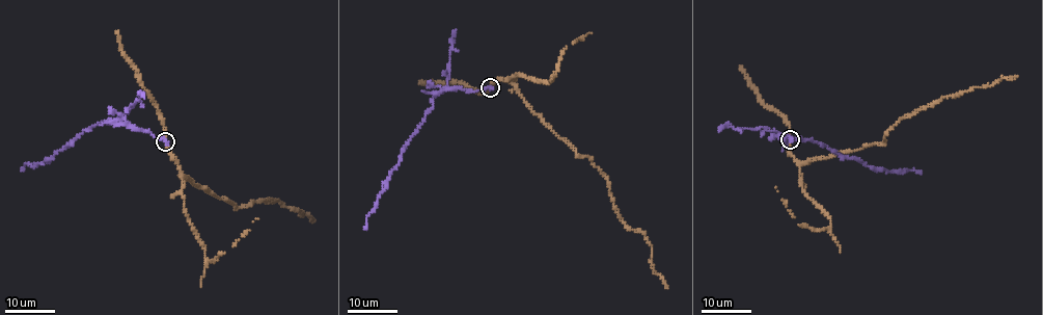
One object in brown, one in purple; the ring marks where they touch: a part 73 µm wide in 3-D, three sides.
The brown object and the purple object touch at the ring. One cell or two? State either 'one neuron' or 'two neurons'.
two neurons

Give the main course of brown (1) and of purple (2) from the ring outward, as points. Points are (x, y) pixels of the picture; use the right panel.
1: (790, 139), (789, 155), (801, 163), (882, 145), (893, 126), (907, 115), (933, 106), (942, 98), (1018, 76)
2: (790, 139), (783, 141), (779, 135), (818, 141), (870, 166), (922, 173)

